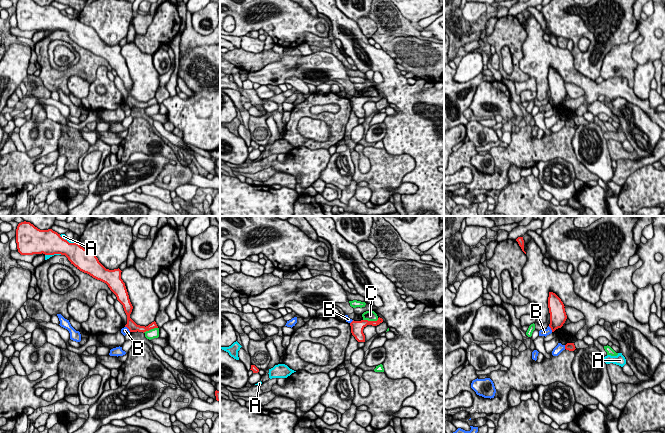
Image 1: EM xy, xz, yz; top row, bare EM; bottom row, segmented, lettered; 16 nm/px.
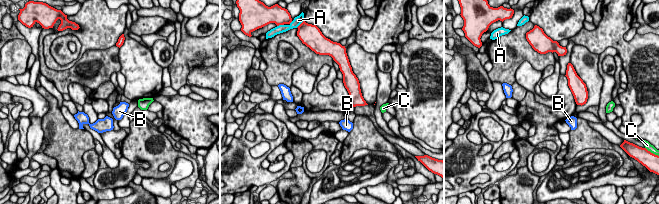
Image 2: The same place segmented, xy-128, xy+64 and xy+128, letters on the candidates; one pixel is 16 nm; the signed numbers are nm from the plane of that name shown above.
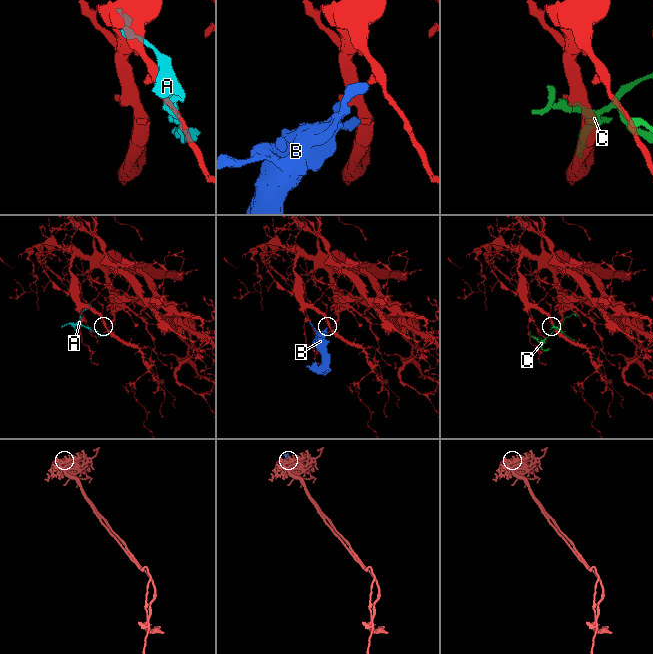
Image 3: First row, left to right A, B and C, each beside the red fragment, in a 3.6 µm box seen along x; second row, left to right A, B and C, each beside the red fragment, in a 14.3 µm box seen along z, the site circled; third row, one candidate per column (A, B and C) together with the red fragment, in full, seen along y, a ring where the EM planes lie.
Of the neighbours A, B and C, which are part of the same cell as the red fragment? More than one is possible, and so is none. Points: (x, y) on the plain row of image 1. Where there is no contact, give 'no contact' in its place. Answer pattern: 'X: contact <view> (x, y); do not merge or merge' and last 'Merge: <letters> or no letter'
A: contact xy (67, 17); do not merge
B: contact yz (551, 105); do not merge
C: contact xz (370, 97); do not merge
Merge: no letter

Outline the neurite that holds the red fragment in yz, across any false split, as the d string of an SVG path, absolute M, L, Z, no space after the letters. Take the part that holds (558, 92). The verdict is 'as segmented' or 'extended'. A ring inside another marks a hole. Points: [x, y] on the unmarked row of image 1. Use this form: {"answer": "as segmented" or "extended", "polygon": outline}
{"answer": "as segmented", "polygon": "M549 68L548 84L550 89L550 100L552 108L561 104L567 95L564 80L561 75L553 68Z"}

